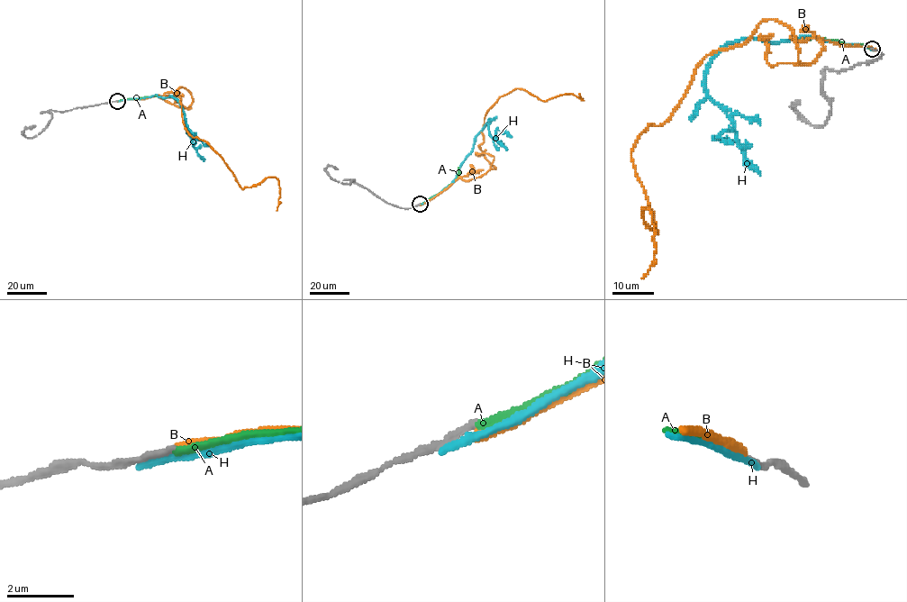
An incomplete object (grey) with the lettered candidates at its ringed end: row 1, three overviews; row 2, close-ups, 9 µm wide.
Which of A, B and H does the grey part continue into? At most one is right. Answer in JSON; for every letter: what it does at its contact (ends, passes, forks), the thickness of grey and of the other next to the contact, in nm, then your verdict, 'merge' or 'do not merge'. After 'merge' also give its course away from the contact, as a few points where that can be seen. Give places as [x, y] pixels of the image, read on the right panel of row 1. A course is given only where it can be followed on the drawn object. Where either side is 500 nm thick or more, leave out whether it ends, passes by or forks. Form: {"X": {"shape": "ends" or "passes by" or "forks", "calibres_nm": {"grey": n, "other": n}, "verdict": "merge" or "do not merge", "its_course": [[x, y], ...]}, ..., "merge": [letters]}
{"A": {"shape": "ends", "calibres_nm": {"grey": 190, "other": 180}, "verdict": "merge", "its_course": [[872, 49], [814, 38], [795, 39]]}, "B": {"shape": "ends", "calibres_nm": {"grey": 190, "other": 400}, "verdict": "do not merge"}, "H": {"shape": "ends", "calibres_nm": {"grey": 240, "other": 260}, "verdict": "do not merge"}, "merge": ["A"]}

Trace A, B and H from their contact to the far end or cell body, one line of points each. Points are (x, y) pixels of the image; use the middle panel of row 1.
A: (420, 204), (449, 186), (457, 176), (458, 167)
B: (420, 204), (494, 168), (478, 145), (500, 97), (579, 94)
H: (419, 205), (439, 194), (455, 178), (462, 162), (471, 152), (474, 139), (487, 123), (489, 134), (506, 150)

